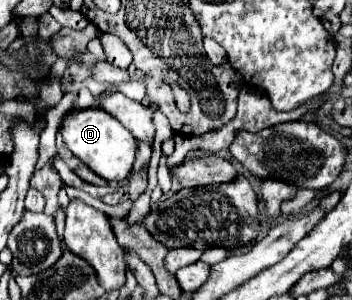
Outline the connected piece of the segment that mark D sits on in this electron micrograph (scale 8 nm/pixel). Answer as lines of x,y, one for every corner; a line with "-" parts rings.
88,107
68,111
58,129
66,147
100,177
108,181
122,181
132,171
132,163
136,157
136,139
130,135
128,129
120,125
120,121
116,121
104,109

